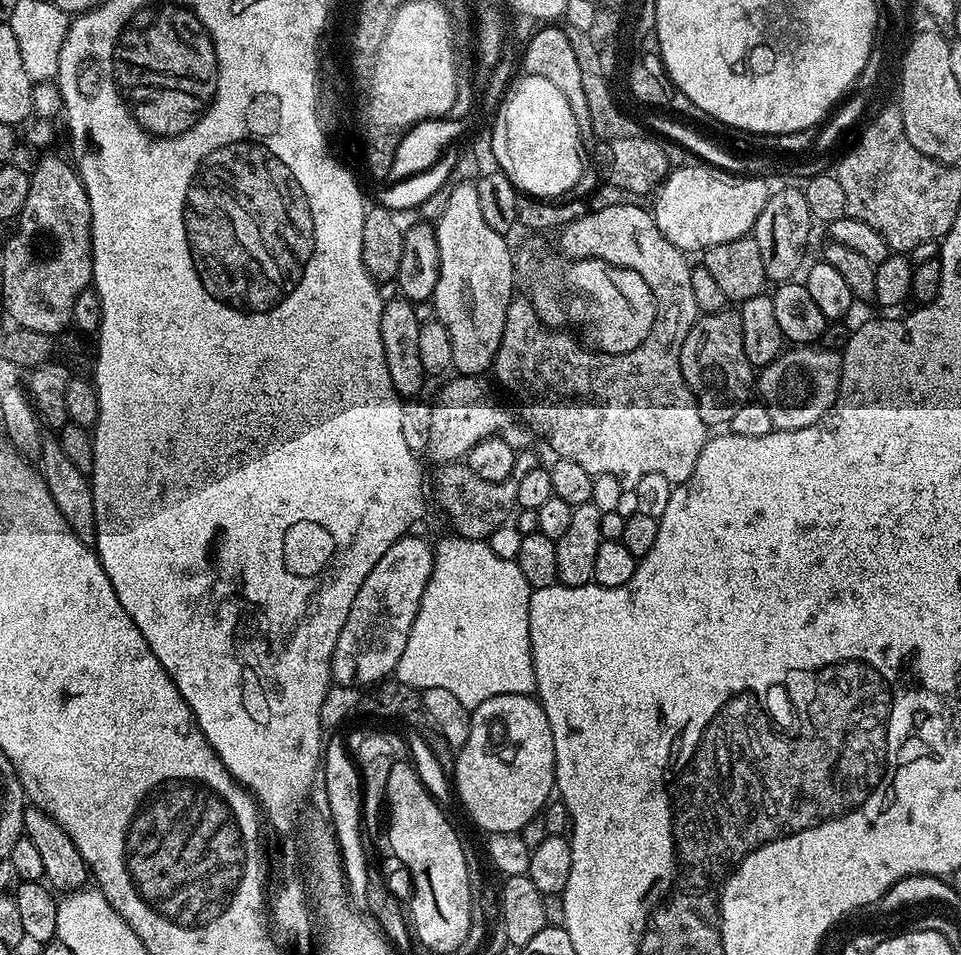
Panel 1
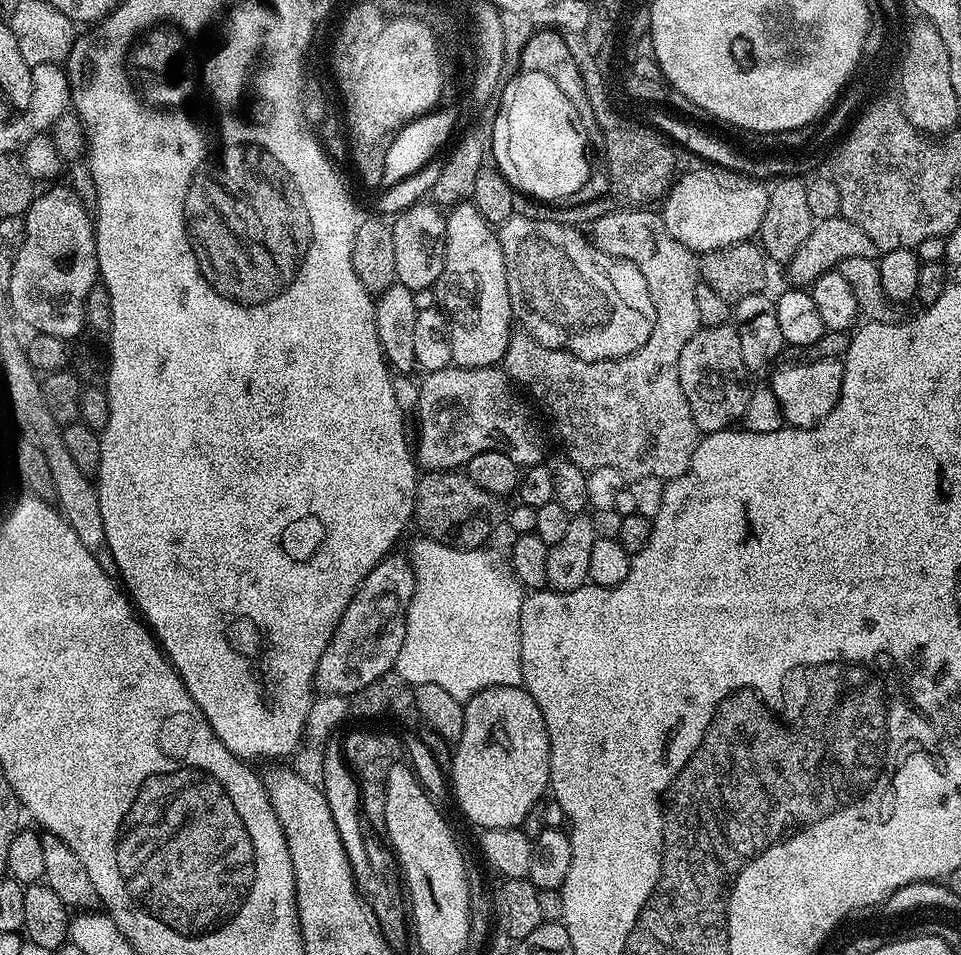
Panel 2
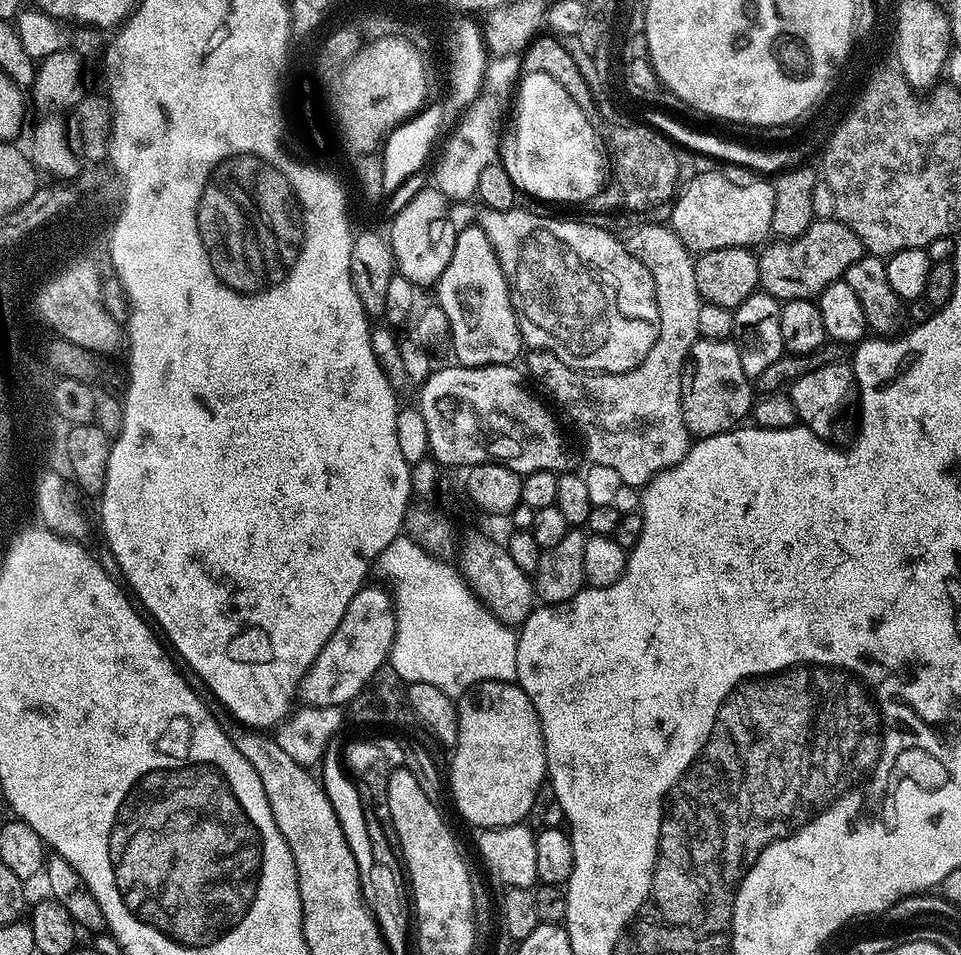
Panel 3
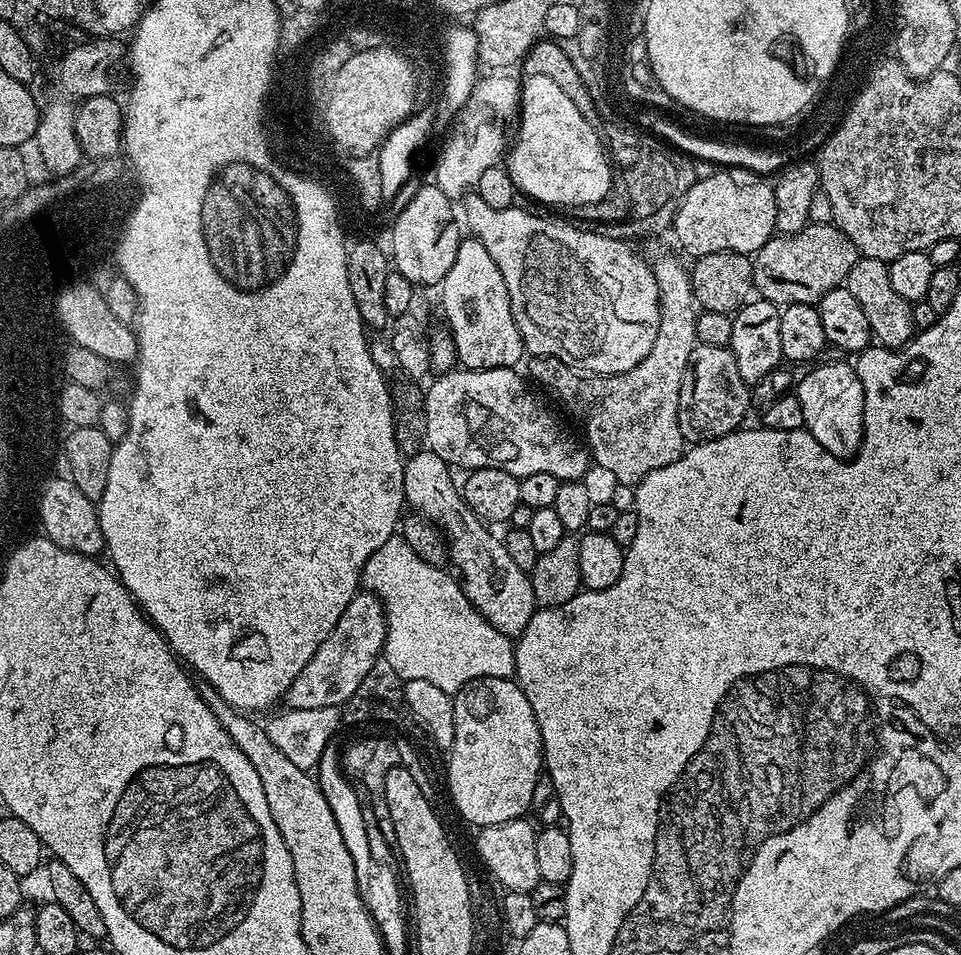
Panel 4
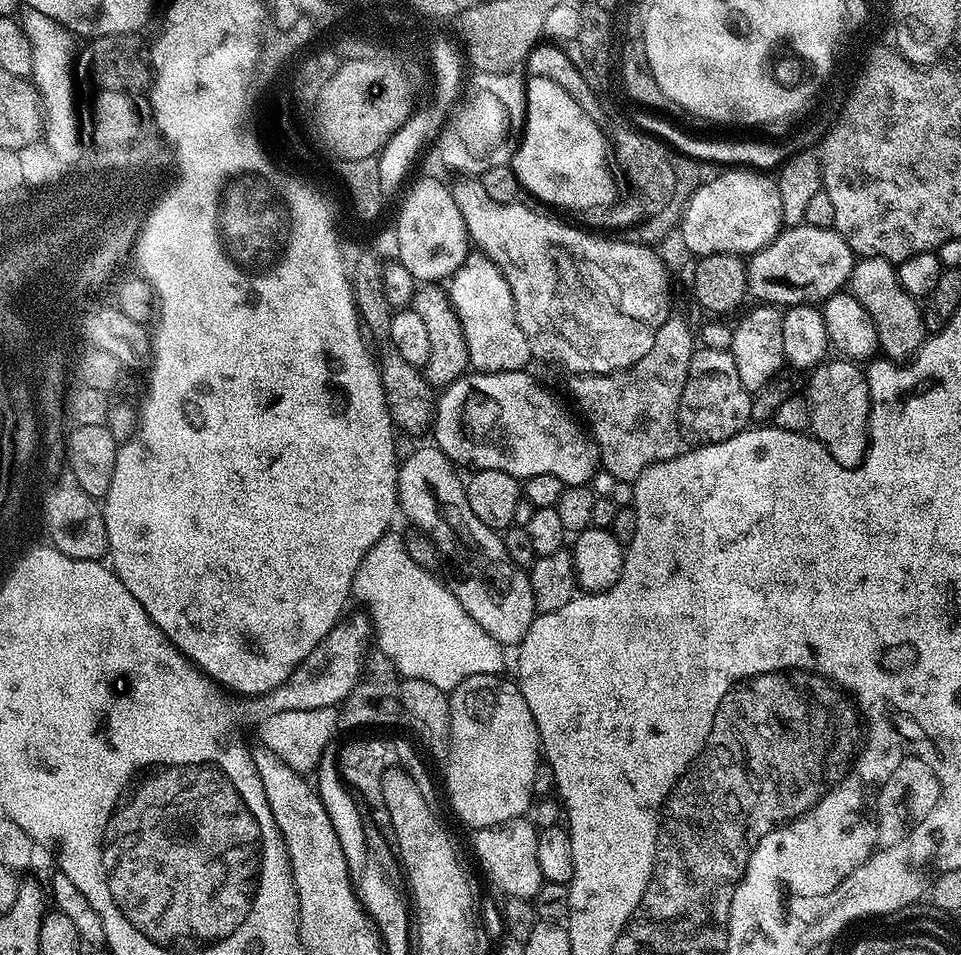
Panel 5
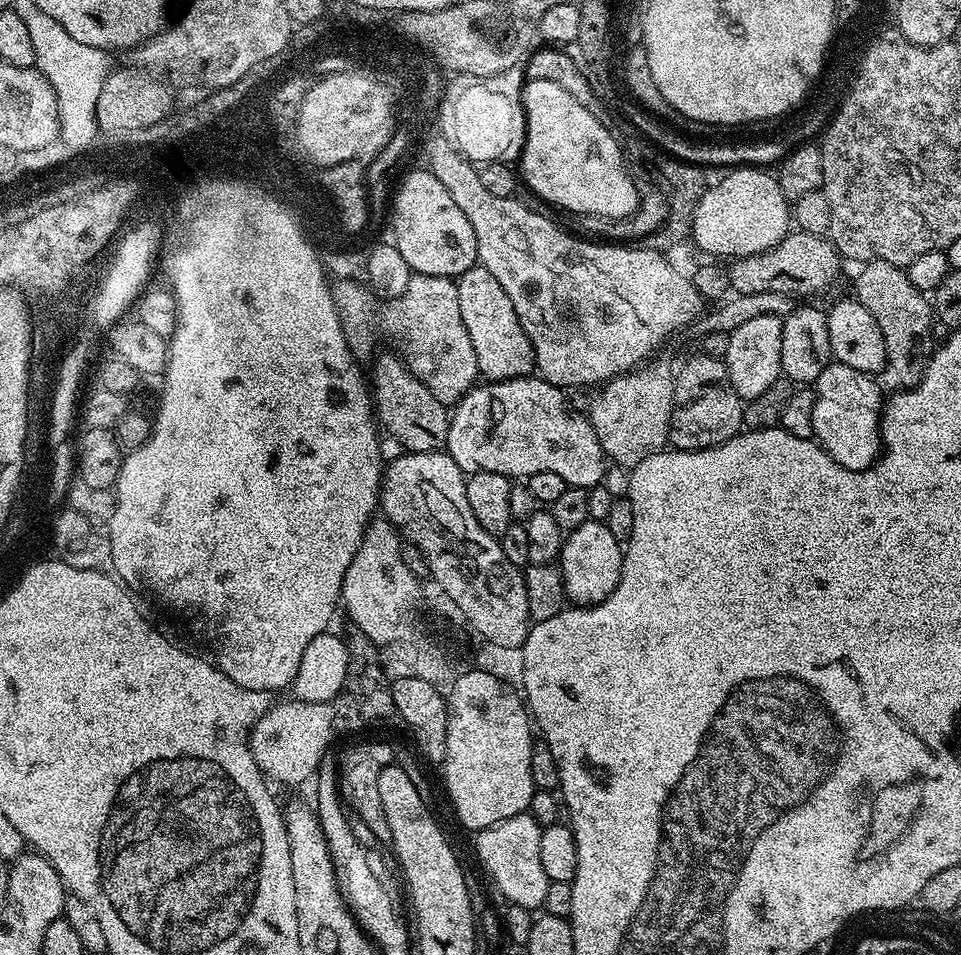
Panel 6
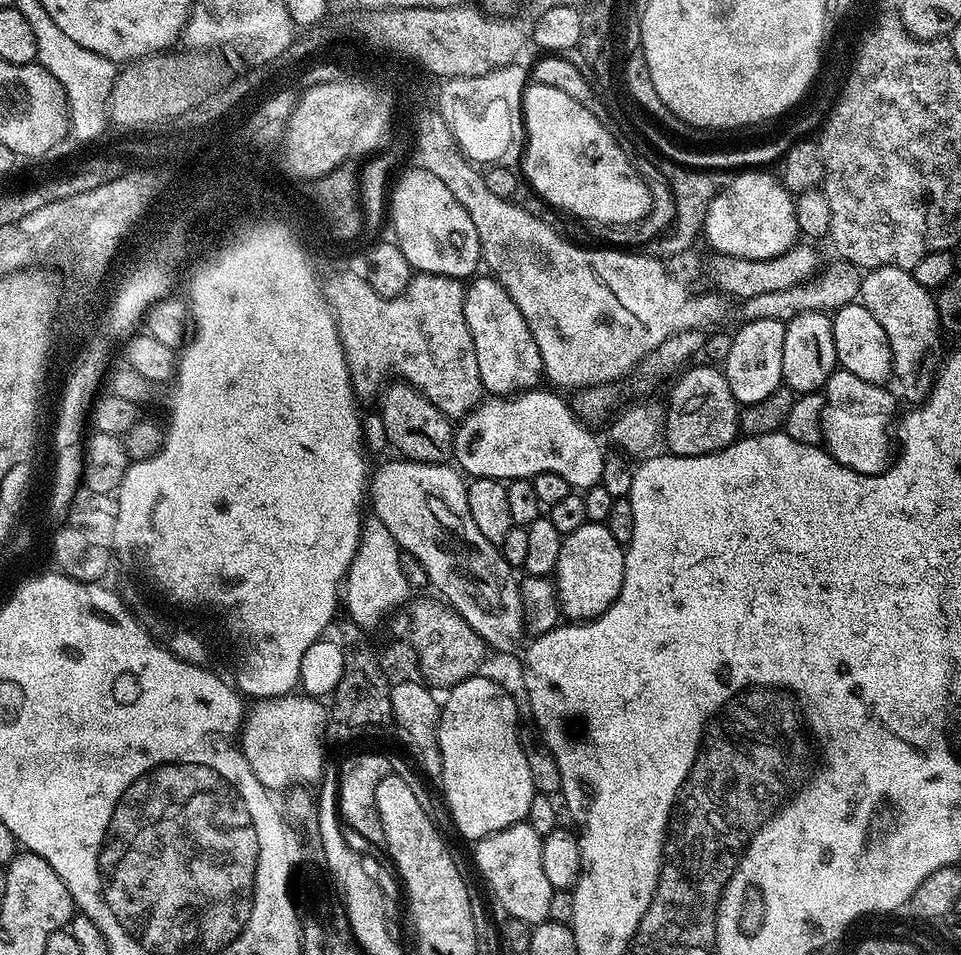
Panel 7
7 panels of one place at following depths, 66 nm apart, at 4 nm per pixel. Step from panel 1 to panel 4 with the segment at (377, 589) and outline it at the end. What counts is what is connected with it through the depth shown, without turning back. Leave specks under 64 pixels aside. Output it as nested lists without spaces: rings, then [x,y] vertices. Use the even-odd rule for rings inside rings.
[[[357,591],[350,606],[346,606],[346,610],[342,610],[342,618],[338,618],[338,626],[334,626],[334,630],[330,630],[326,642],[322,642],[322,646],[318,646],[314,658],[310,658],[310,662],[306,662],[306,666],[302,666],[302,674],[298,674],[298,678],[292,680],[286,697],[287,707],[309,708],[310,710],[339,709],[354,694],[354,690],[358,690],[358,686],[362,686],[362,678],[366,678],[366,674],[370,674],[370,666],[374,666],[374,662],[381,659],[386,648],[387,638],[388,627],[380,599],[371,592]]]

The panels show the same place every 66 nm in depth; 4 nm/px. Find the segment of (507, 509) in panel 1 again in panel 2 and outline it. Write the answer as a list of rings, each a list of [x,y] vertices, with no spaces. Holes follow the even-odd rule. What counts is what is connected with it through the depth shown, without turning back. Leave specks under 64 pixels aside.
[[[425,471],[416,481],[415,523],[425,528],[433,540],[455,548],[479,548],[487,545],[492,532],[506,520],[506,508],[501,497],[474,486],[463,471]]]

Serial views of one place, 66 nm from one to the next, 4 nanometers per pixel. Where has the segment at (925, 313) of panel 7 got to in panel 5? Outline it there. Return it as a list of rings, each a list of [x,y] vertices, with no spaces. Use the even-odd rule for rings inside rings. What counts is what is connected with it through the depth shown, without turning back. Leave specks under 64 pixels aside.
[[[882,258],[857,259],[856,265],[852,268],[852,279],[850,291],[862,306],[874,318],[874,326],[878,330],[879,351],[887,359],[893,362],[907,362],[916,355],[916,352],[926,339],[924,332],[924,316],[920,313],[917,297],[906,294],[896,277],[896,268]]]

